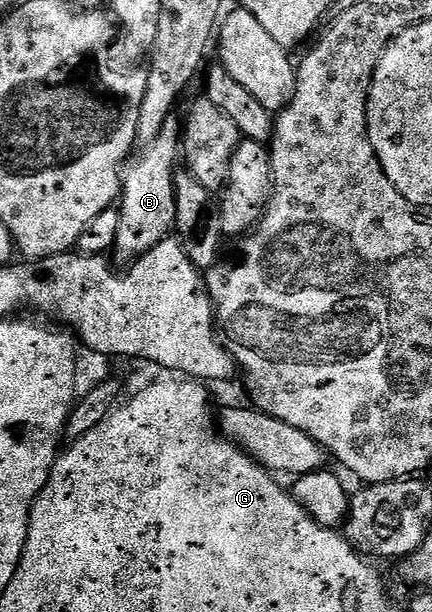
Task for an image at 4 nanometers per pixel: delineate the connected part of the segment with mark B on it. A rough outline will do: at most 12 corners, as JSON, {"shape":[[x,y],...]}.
{"shape":[[172,115],[125,174],[114,249],[143,257],[175,232],[183,126]]}

